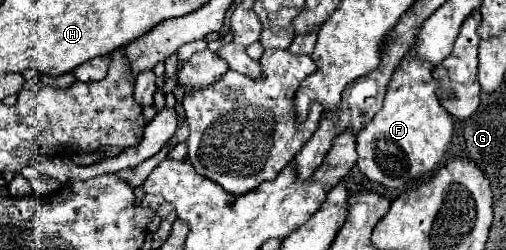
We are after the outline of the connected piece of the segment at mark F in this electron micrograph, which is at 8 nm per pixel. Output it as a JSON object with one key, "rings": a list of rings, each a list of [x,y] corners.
{"rings":[[[405,56],[387,86],[383,108],[359,132],[357,166],[369,180],[387,188],[403,188],[407,178],[419,180],[423,174],[437,170],[447,154],[453,140],[453,118],[439,104],[431,70],[427,62],[407,62]]]}

